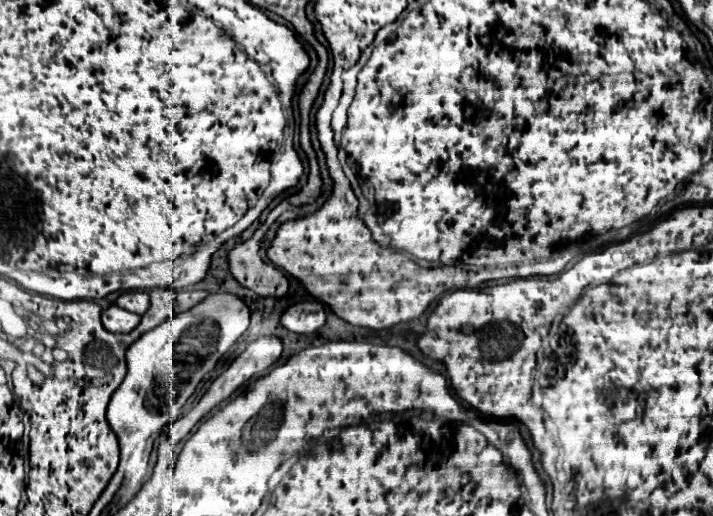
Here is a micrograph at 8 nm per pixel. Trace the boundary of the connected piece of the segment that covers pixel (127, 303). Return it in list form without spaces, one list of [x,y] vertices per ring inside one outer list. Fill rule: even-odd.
[[[128,291],[116,299],[116,305],[142,315],[150,305],[150,297],[148,297],[148,291]]]

